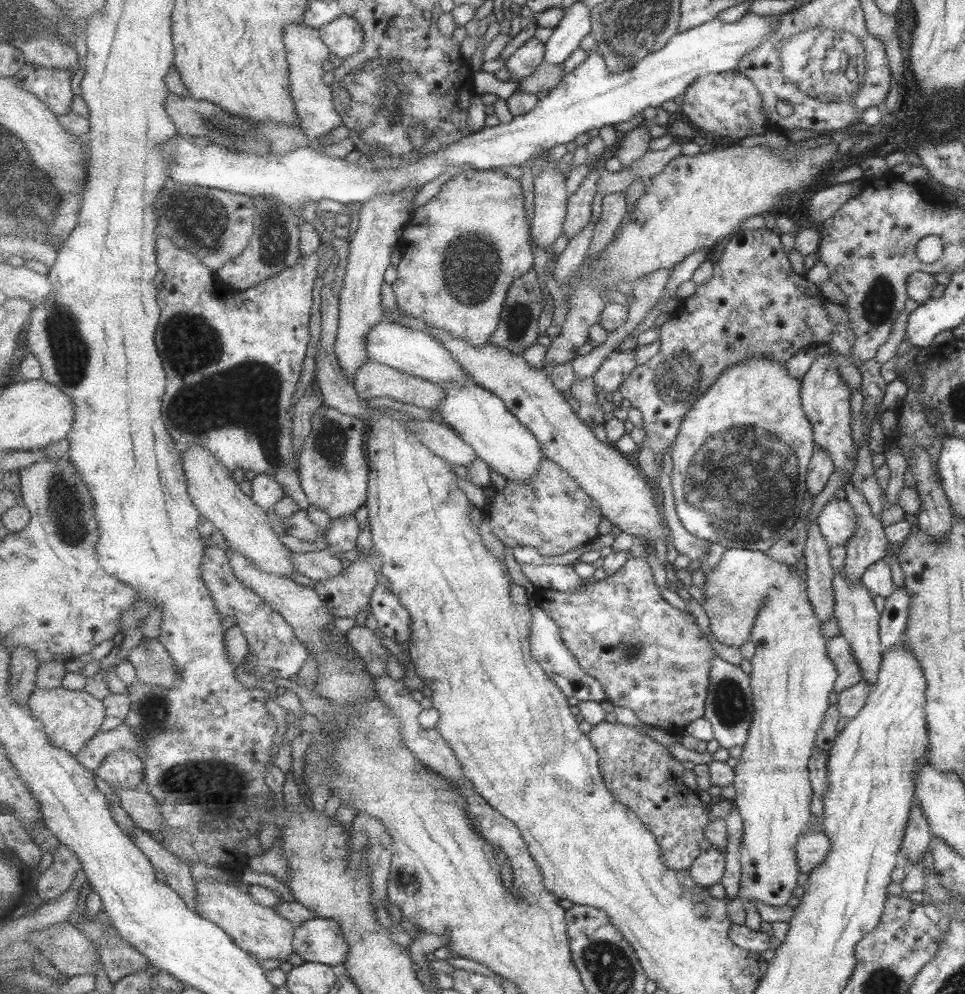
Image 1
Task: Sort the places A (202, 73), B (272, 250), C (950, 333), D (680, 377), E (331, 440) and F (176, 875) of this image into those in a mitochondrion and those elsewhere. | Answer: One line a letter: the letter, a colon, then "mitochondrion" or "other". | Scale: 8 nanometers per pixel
A: other
B: mitochondrion
C: other
D: mitochondrion
E: mitochondrion
F: other

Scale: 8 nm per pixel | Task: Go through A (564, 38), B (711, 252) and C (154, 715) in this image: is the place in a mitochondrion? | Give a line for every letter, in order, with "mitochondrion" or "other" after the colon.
A: other
B: other
C: mitochondrion

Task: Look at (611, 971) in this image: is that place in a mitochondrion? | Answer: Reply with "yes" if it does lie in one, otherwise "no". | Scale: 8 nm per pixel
yes

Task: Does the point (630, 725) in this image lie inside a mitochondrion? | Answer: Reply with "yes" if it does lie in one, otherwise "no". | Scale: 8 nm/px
no

